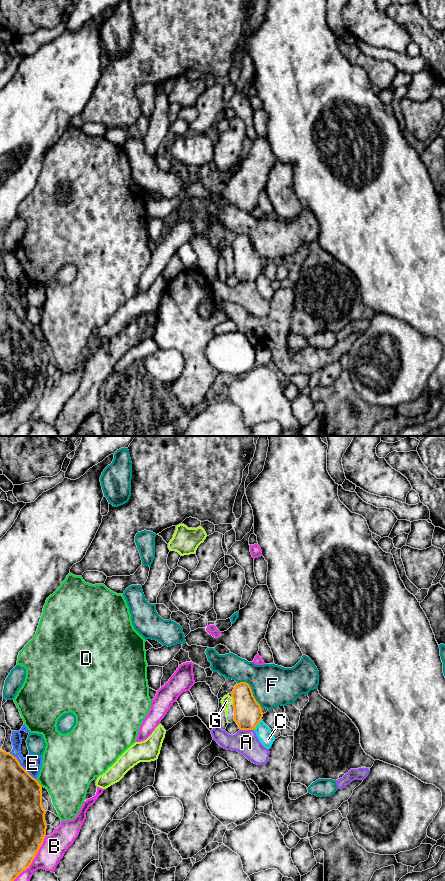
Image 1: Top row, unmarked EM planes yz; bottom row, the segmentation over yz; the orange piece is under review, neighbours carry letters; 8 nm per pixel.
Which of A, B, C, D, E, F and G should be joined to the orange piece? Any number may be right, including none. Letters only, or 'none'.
none

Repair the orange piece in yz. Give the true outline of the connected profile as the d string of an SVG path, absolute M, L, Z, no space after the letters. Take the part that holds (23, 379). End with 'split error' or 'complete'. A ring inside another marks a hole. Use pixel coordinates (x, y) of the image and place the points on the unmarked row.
M0 302L0 436L11 436L23 423L31 417L35 411L46 388L47 376L45 373L46 363L42 358L42 338L33 330L19 315L16 309Z; complete

